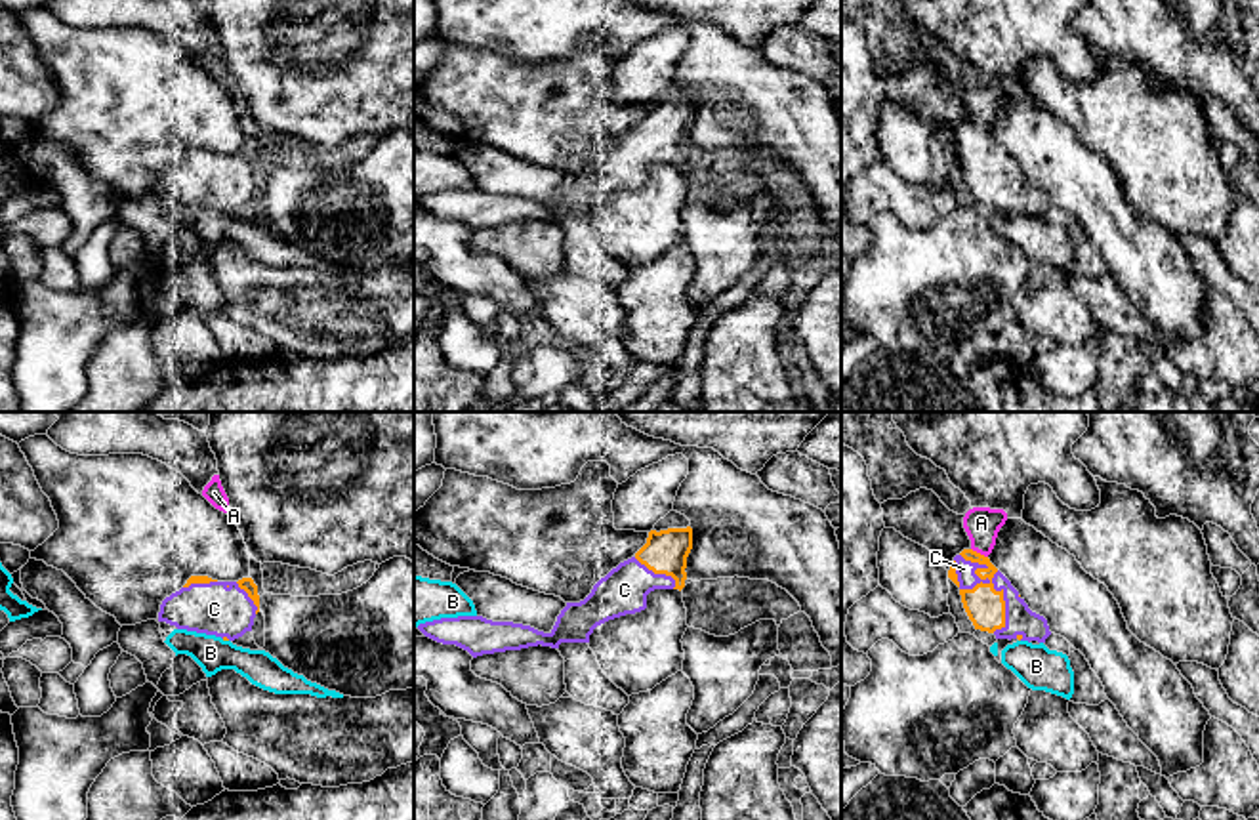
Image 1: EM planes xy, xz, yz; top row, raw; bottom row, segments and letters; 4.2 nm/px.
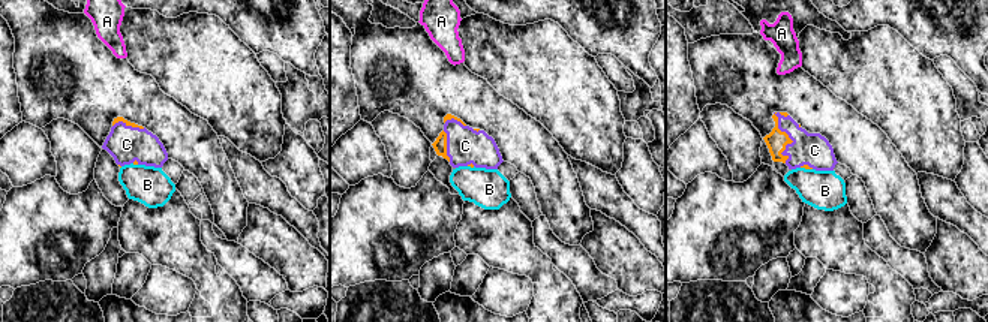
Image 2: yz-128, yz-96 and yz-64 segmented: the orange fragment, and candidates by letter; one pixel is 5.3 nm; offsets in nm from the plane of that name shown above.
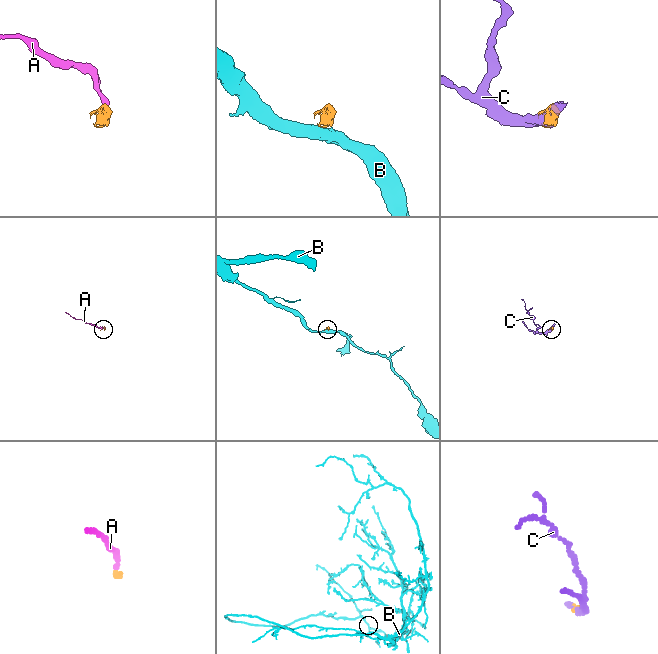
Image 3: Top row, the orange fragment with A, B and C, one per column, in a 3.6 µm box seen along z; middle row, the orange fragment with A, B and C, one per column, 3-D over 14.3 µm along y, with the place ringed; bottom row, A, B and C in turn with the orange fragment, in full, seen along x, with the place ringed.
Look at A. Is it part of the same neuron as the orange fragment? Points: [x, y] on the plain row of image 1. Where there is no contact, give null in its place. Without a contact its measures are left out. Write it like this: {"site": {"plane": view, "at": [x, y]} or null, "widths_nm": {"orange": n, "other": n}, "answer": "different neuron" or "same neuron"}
{"site": {"plane": "yz", "at": [979, 126]}, "widths_nm": {"orange": 160, "other": 140}, "answer": "different neuron"}

